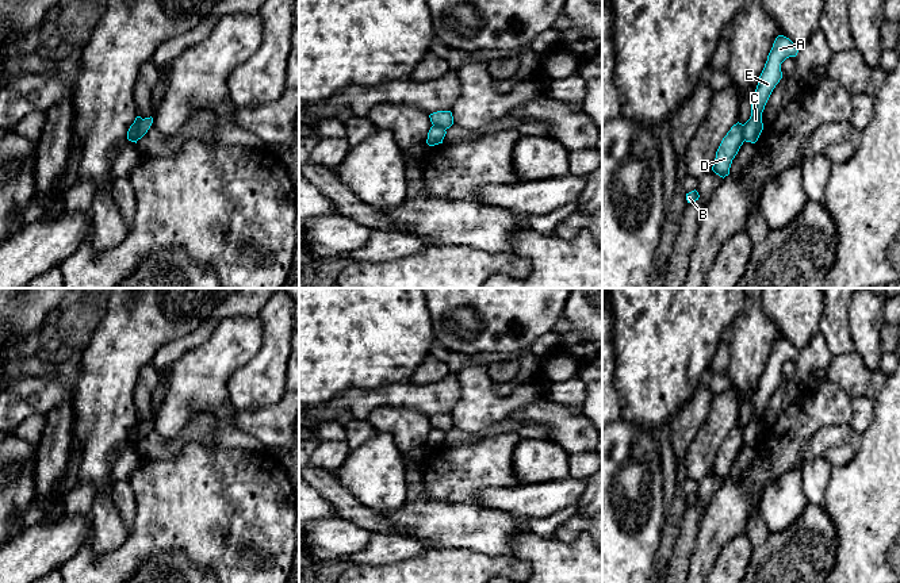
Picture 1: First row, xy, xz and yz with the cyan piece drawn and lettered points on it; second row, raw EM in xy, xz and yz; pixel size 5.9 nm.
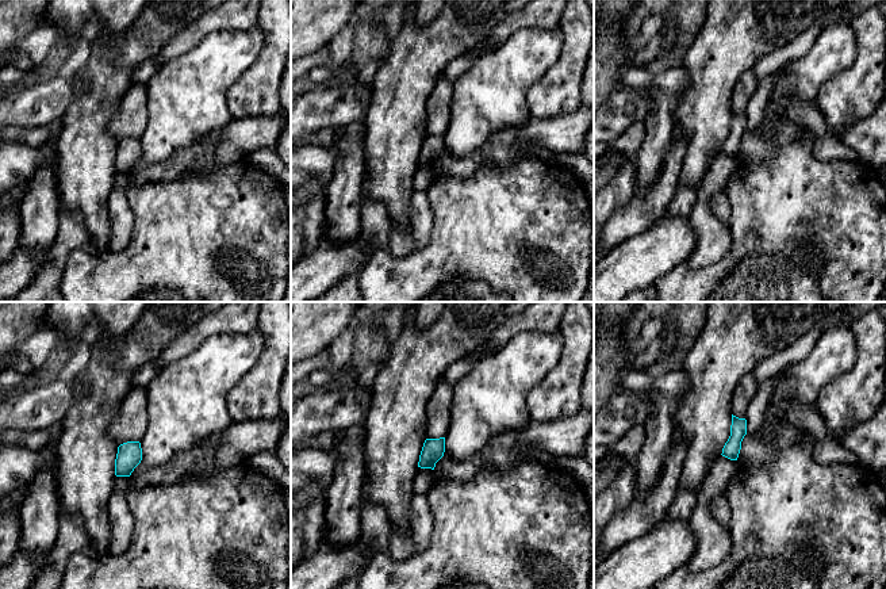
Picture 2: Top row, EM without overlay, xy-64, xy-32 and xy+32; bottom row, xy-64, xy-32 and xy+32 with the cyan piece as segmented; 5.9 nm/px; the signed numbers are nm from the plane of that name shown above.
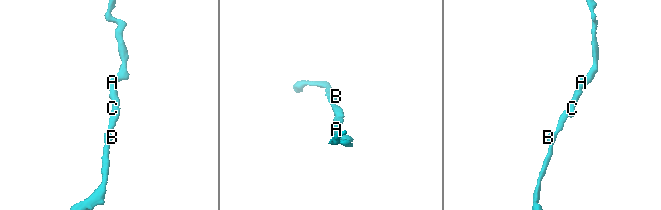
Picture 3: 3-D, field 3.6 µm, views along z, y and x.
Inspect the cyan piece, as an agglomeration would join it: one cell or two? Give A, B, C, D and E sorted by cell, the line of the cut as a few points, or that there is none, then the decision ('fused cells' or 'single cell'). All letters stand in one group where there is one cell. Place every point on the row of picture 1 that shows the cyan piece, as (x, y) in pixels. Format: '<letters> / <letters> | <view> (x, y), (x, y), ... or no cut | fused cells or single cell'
A C E / B D | xy (142, 119), (137, 125), (138, 137), (129, 140) | fused cells

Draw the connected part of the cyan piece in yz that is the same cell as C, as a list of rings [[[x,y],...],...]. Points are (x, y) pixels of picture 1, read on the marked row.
[[[778,35],[767,55],[765,68],[759,76],[755,92],[751,97],[751,116],[743,124],[743,139],[755,143],[763,130],[762,112],[765,106],[782,78],[781,64],[789,58],[796,57],[800,47],[797,47],[789,38]]]

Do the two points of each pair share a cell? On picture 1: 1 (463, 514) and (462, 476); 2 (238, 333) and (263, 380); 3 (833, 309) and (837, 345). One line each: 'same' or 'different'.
1: different
2: different
3: same

